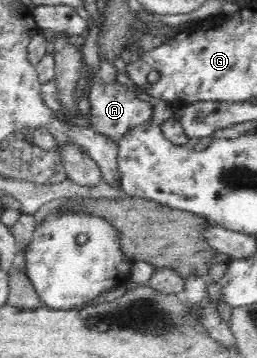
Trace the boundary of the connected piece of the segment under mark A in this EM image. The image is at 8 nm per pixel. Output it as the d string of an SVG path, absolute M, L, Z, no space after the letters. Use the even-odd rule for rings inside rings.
M96 82L89 88L88 99L91 105L89 127L108 136L110 140L117 142L131 127L152 120L154 105L150 101L140 99L129 85Z

